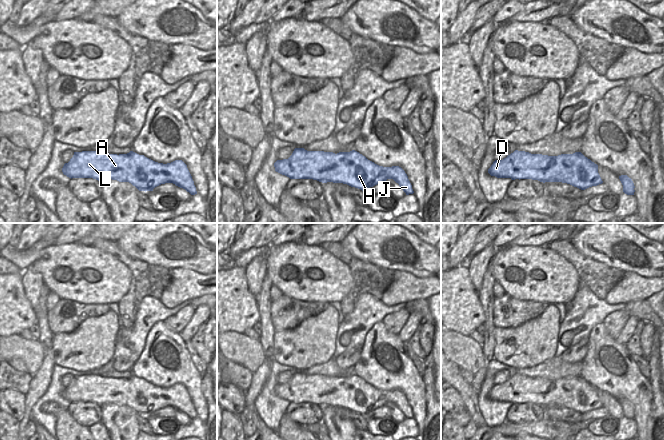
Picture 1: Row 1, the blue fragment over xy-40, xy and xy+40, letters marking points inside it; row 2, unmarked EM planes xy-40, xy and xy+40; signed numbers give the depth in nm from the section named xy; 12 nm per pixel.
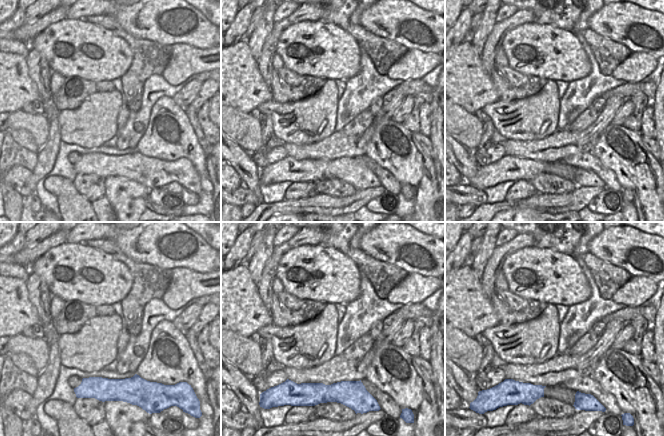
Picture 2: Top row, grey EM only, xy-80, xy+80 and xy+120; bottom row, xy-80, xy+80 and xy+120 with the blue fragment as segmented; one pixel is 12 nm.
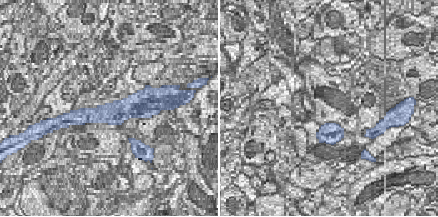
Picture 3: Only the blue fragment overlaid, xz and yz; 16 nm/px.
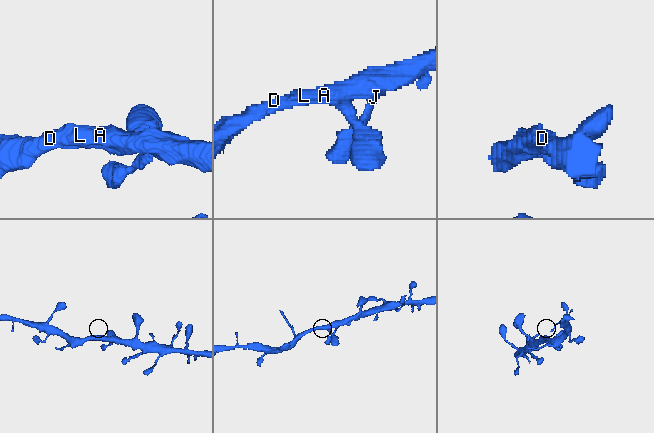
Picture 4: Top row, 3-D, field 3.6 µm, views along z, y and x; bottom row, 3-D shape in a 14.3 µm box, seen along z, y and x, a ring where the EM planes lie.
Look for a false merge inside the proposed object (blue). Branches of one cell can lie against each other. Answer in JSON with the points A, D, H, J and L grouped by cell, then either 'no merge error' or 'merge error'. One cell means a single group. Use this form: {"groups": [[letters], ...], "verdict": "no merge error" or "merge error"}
{"groups": [["A", "D", "H", "J", "L"]], "verdict": "no merge error"}

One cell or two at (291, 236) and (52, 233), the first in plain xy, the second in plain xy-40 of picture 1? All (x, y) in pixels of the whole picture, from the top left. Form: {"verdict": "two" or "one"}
{"verdict": "two"}

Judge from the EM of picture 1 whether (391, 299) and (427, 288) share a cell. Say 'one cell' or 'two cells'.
one cell

